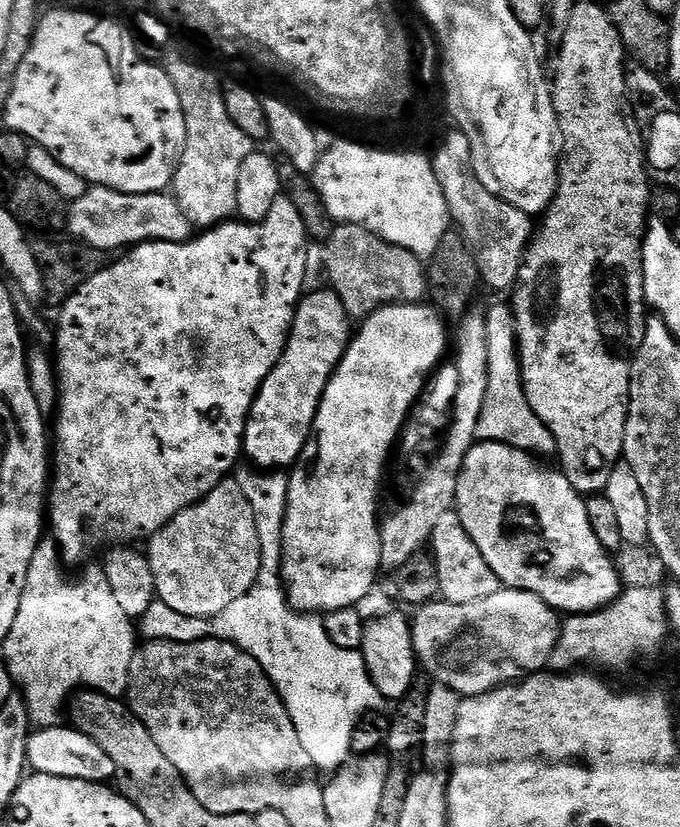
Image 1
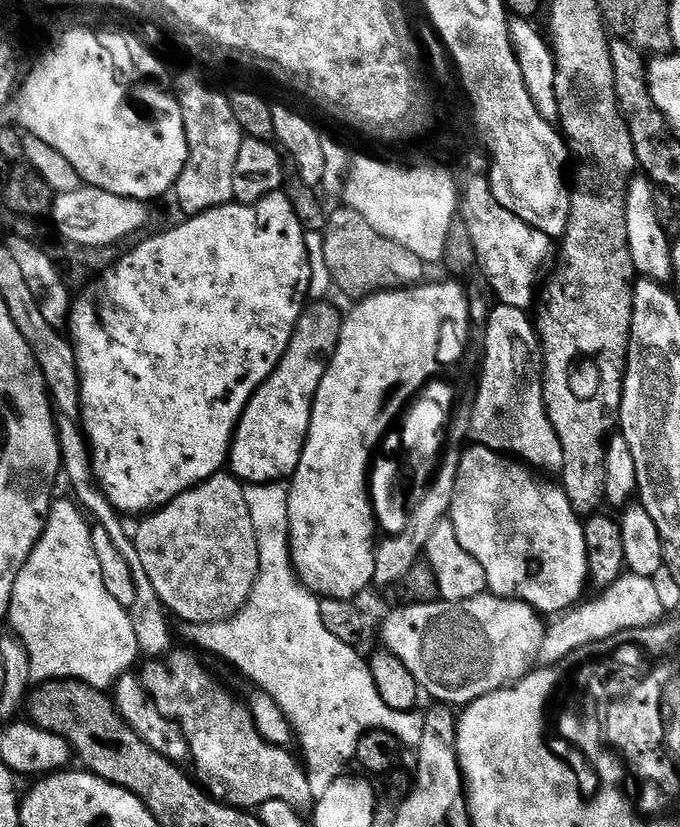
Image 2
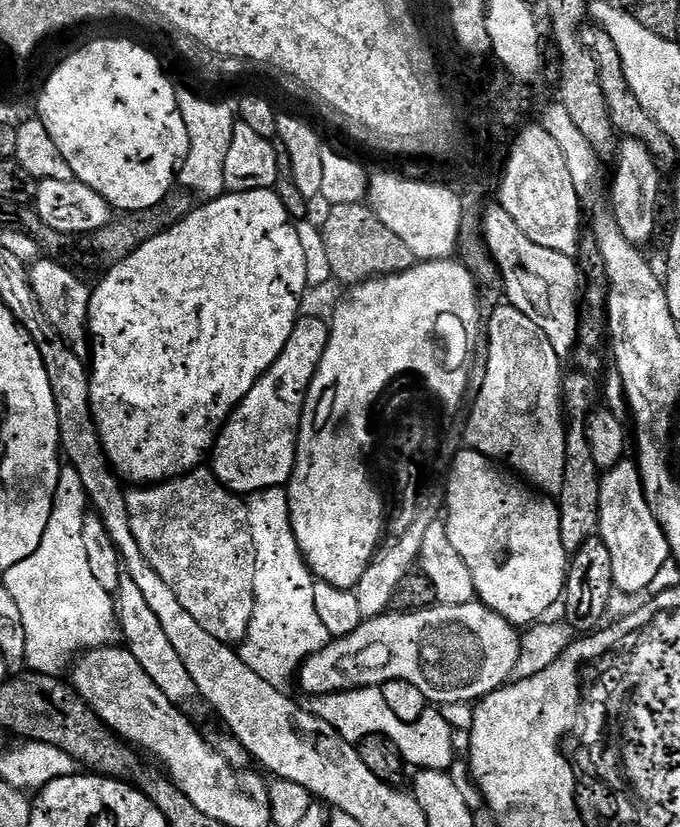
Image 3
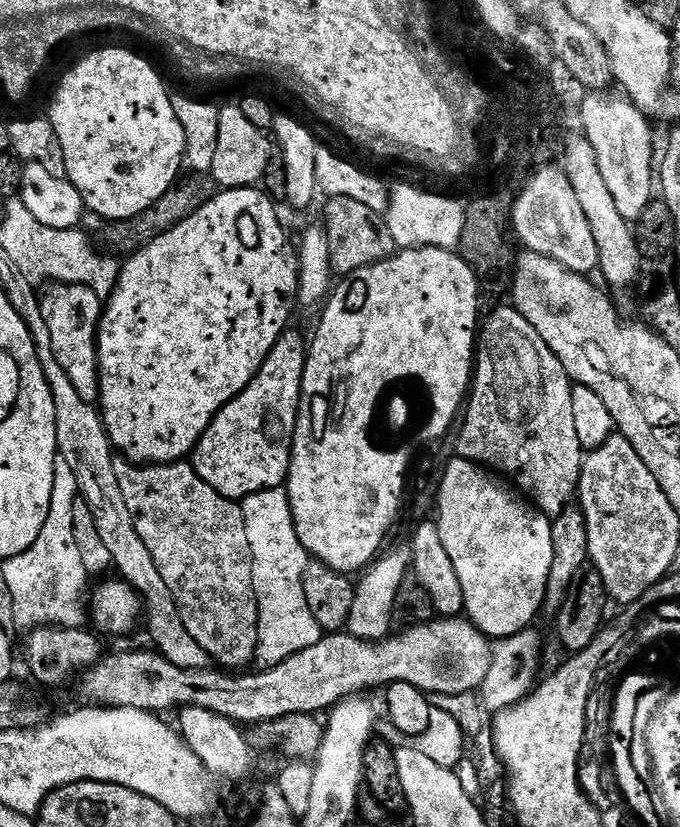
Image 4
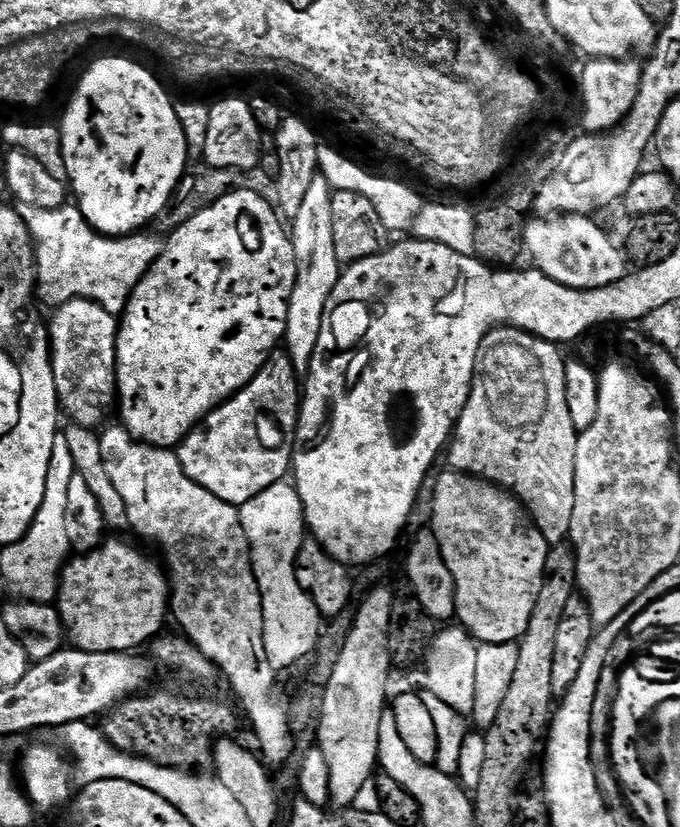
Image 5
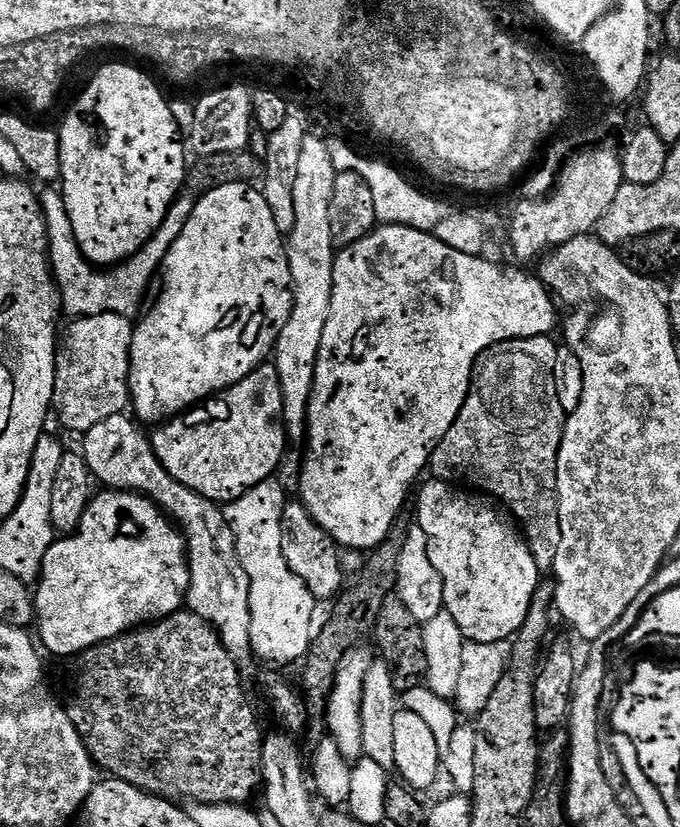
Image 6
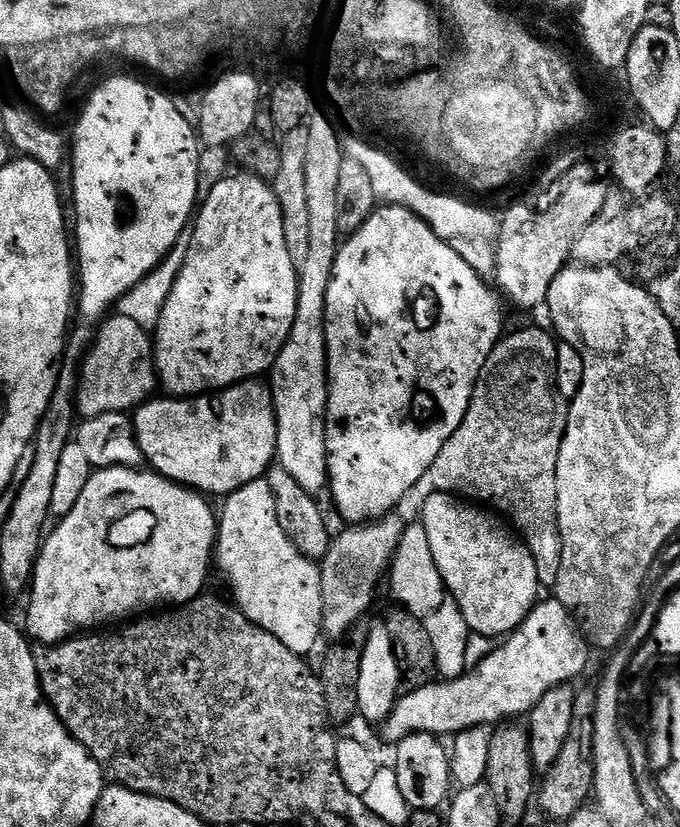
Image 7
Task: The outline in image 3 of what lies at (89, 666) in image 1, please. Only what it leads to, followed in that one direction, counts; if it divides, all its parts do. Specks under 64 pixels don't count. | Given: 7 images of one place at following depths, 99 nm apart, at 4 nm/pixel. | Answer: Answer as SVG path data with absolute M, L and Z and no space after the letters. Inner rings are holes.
M71 466L61 467L60 477L58 478L58 490L54 494L54 506L50 510L50 522L46 522L46 534L42 534L42 542L38 542L38 550L34 550L34 554L30 554L30 558L22 558L22 562L18 562L14 566L10 566L10 570L6 570L6 574L2 578L2 585L10 592L14 598L15 605L18 606L19 613L22 614L22 623L26 630L26 660L27 667L33 672L46 672L49 674L59 673L60 667L64 663L69 663L68 656L75 657L77 654L83 654L89 648L103 648L113 643L112 639L118 636L118 621L116 619L116 606L114 603L113 593L102 590L102 586L94 579L94 574L90 574L90 562L86 559L86 549L82 543L82 526L84 525L85 516L89 515L90 505L88 495L82 486L82 480L78 474L78 470Z

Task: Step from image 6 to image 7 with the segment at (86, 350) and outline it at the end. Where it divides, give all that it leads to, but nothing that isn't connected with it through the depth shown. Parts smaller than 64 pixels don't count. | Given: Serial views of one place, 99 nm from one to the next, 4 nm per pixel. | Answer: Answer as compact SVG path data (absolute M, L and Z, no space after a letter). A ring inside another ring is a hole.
M112 314L99 325L98 331L100 333L97 334L96 341L93 344L91 341L90 347L83 357L83 360L85 359L84 369L80 372L80 380L78 376L78 387L74 392L75 411L77 413L80 411L79 415L84 418L101 416L111 412L127 413L129 410L145 403L155 393L152 391L158 388L154 340L142 326L138 326L138 322L119 314Z

